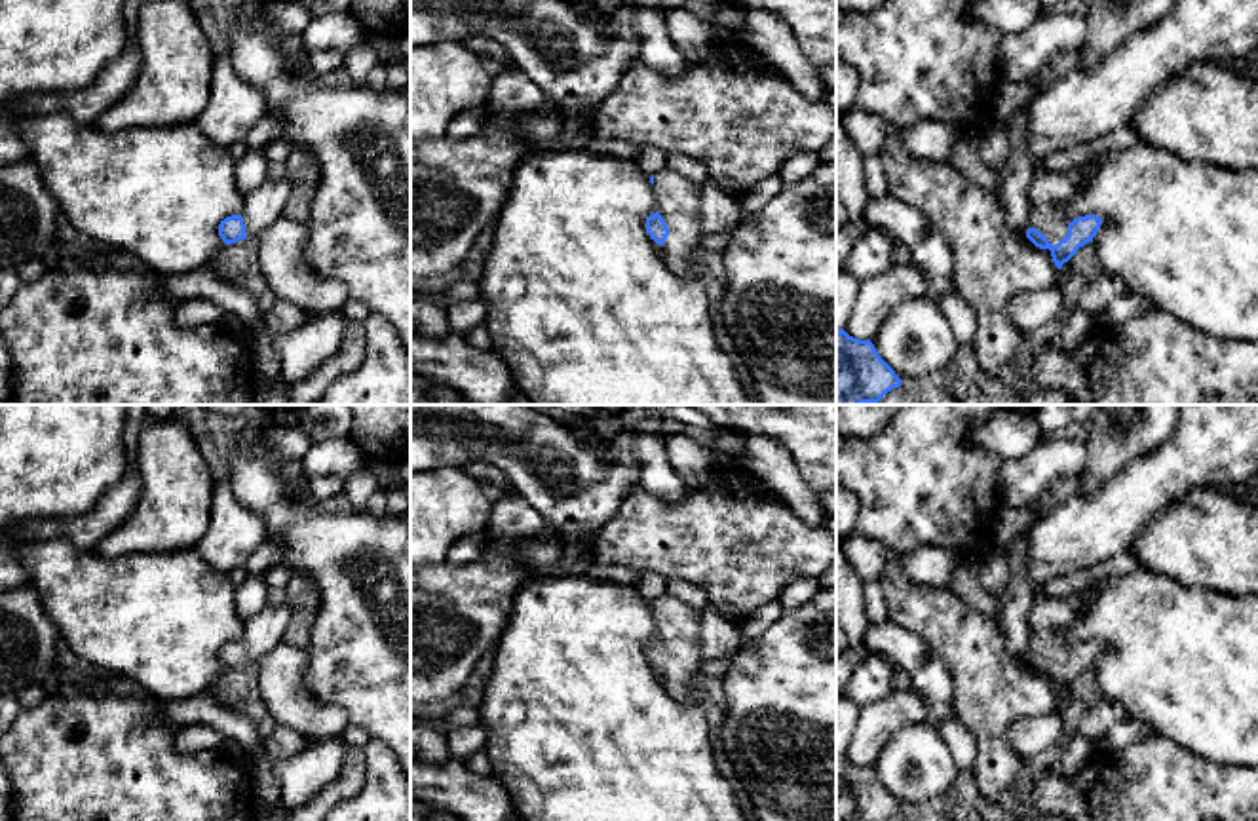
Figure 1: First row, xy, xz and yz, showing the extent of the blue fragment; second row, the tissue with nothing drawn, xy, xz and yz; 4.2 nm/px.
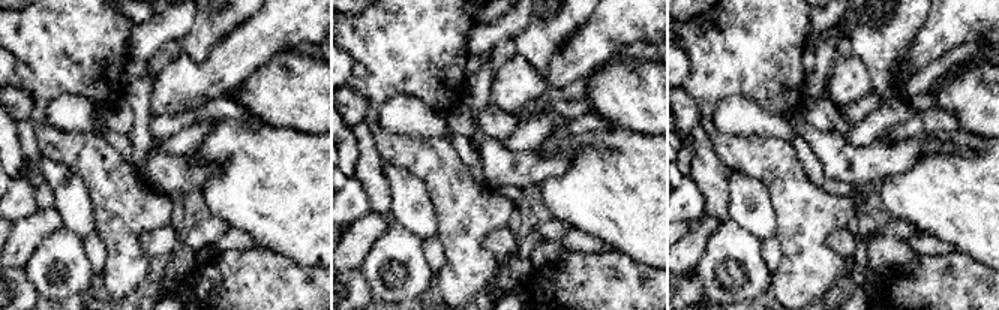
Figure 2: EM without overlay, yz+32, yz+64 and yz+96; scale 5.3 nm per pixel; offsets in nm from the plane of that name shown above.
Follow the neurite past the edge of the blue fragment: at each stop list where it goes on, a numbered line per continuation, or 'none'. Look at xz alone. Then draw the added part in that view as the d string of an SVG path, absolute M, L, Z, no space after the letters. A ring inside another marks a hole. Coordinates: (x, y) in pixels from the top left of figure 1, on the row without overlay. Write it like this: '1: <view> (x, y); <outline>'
1: xz (677, 626); M665 593L654 601L652 618L656 635L669 654L663 669L669 694L684 703L703 701L697 688L703 665L699 650L701 612Z

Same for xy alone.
1: xy (263, 631); M266 604L258 614L245 621L241 644L247 663L255 663L272 652L283 640L289 621L289 604Z

